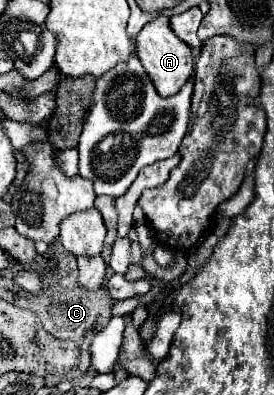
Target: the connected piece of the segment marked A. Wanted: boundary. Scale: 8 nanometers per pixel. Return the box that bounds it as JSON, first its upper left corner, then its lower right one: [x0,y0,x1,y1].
[135,16,195,98]

